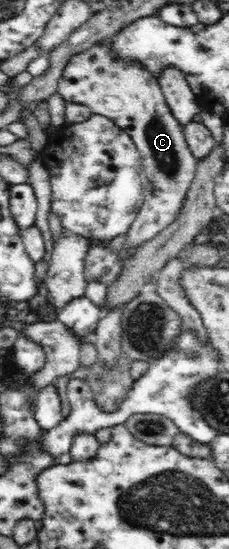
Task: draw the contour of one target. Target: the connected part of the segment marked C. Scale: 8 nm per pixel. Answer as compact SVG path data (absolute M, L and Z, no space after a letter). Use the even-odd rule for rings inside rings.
M110 38L104 42L98 41L84 52L72 56L63 70L61 79L58 80L57 93L66 103L84 104L91 109L93 114L110 118L110 121L132 138L138 148L150 187L146 189L144 204L140 207L134 223L128 230L126 246L141 246L142 242L148 242L150 238L154 239L154 236L175 222L195 177L199 162L198 158L194 157L193 150L189 148L189 142L186 141L185 126L182 126L181 122L170 112L169 106L166 105L160 78L156 77L152 69L148 69L146 65L133 60L115 58L115 54L109 48L110 43Z

